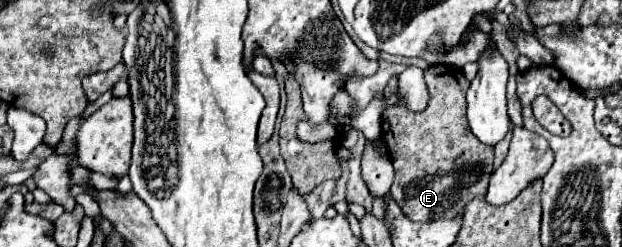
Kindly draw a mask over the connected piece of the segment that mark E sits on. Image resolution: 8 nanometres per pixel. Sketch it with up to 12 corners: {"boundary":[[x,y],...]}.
{"boundary":[[425,69],[423,111],[385,109],[391,195],[417,223],[487,193],[493,147],[465,117],[469,81]]}

